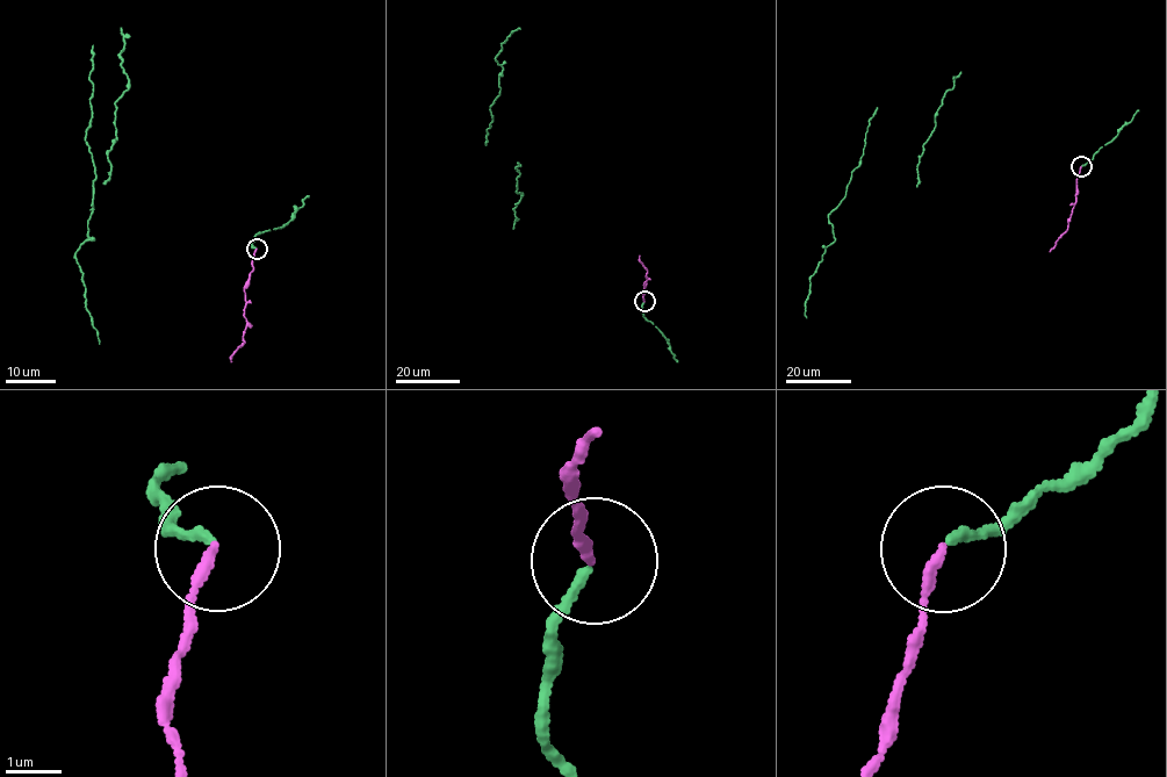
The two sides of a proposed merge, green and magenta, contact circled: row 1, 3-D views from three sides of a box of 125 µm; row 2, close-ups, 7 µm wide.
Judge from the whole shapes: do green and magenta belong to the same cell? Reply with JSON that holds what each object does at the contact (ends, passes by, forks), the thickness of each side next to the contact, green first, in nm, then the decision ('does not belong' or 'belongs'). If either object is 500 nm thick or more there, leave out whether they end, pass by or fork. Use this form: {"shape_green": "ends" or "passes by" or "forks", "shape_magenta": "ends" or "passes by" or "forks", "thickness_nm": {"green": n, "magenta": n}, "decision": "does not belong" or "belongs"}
{"shape_green": "ends", "shape_magenta": "ends", "thickness_nm": {"green": 150, "magenta": 180}, "decision": "belongs"}

